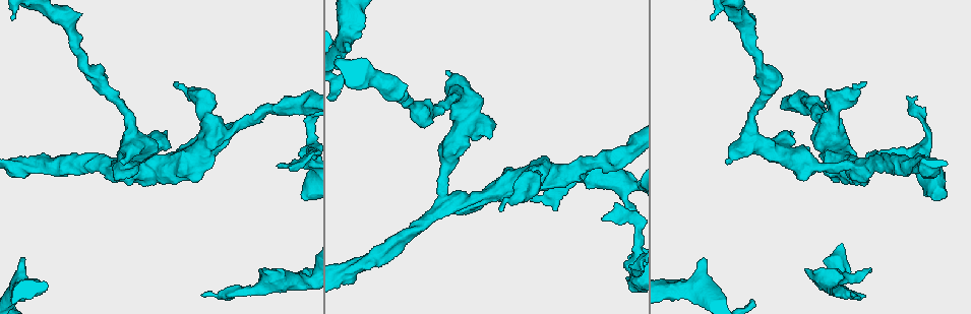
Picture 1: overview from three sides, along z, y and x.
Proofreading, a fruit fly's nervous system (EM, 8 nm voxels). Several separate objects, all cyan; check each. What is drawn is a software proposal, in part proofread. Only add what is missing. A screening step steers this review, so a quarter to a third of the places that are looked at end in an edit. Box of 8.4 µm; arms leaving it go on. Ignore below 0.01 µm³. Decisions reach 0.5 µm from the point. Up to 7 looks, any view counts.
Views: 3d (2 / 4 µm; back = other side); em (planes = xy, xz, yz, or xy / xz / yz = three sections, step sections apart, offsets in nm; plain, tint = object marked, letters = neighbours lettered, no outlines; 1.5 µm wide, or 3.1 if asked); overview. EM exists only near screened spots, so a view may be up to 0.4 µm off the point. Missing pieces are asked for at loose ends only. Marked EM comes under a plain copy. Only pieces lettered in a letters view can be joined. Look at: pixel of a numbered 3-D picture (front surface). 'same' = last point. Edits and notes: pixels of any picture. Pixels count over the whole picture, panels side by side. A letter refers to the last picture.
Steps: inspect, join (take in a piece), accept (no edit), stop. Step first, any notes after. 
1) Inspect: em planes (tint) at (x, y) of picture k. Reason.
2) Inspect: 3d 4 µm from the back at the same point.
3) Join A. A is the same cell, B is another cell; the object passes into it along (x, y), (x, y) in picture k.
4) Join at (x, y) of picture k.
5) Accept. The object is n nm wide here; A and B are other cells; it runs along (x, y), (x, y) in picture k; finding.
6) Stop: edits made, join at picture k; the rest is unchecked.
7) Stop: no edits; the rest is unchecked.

Inspect: em planes (letters) at (866, 83) of picture 1. Branch stops here.

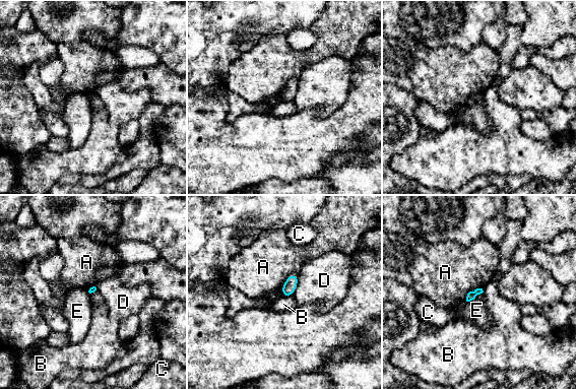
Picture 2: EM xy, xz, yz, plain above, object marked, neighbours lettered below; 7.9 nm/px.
Accept. A, B, C, D and E are other cells; a border runs along (282, 295), (292, 296) in picture 2; no lettered piece goes on from it.

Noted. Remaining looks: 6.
Inspect: em yz step 4 (letters) at (124, 158) of picture 1. Stops while still wide.

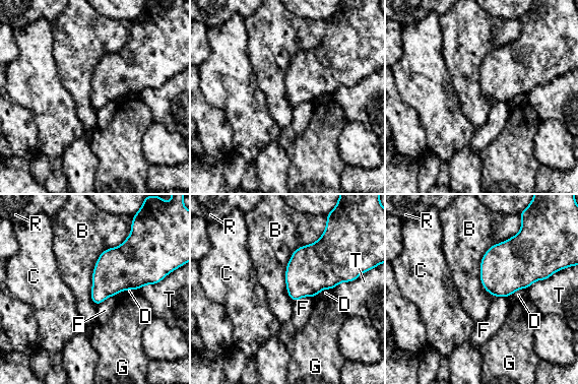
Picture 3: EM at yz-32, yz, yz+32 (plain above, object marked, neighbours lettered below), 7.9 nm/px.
Accept. The longest contact is with B, 650 nm; B, C, D, F, G, R and T are other cells; a border runs along (131, 231), (98, 258), (97, 306) in picture 3; no lettered piece goes on from it.

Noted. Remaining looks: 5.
Inspect: em planes (letters) at (702, 258) of picture 1. Branch stops here.

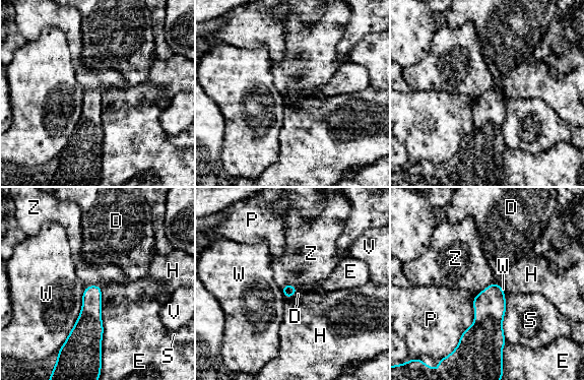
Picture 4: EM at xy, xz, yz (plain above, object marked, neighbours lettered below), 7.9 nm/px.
Accept. D, E, H, P, S, V, W and Z are other cells; a border runs along (494, 281), (474, 296) in picture 4; no lettered piece goes on from it.

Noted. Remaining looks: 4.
Stop: no edits; the rest is unchecked.

